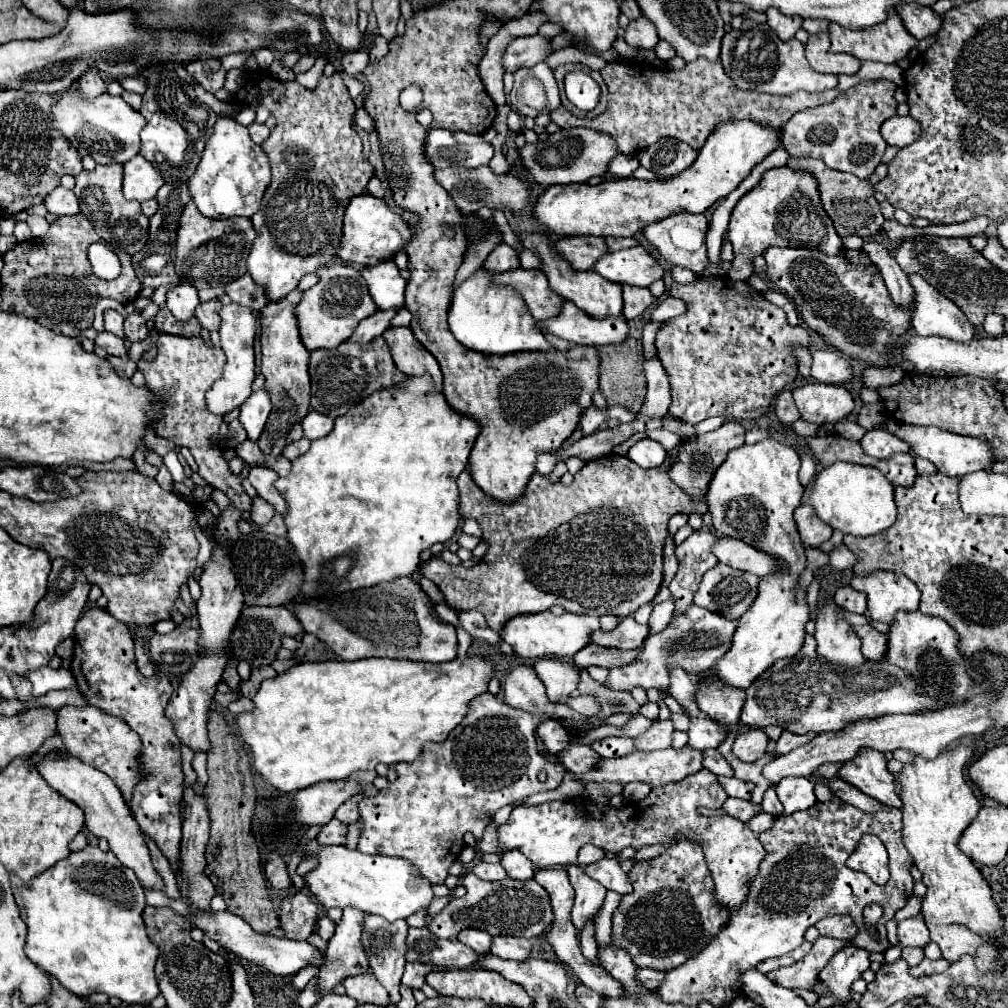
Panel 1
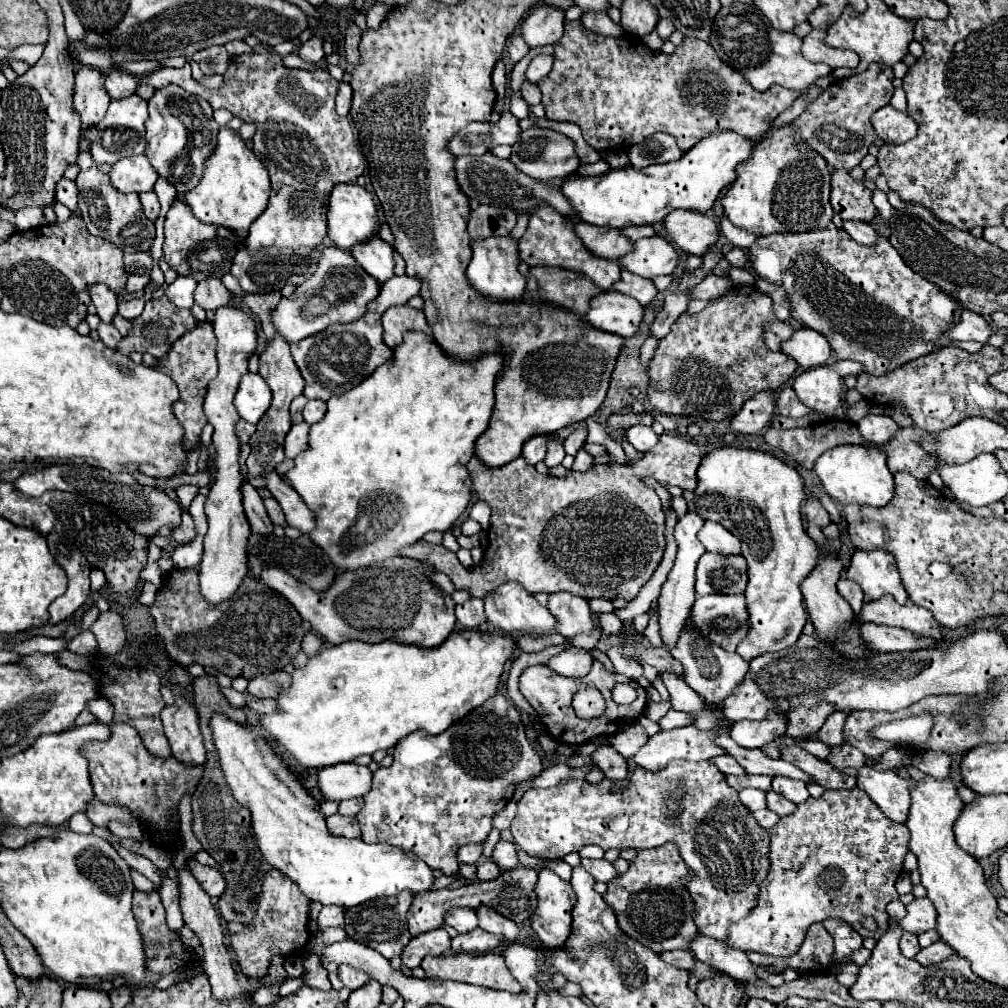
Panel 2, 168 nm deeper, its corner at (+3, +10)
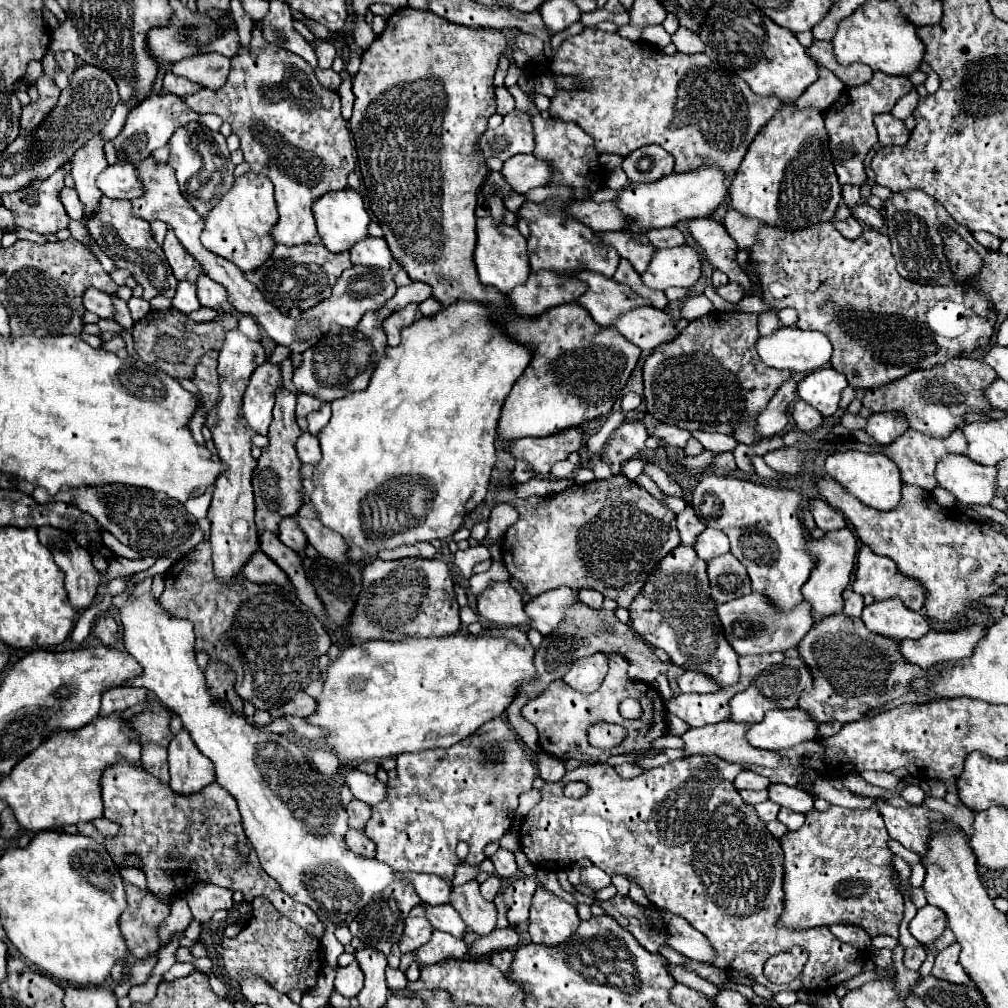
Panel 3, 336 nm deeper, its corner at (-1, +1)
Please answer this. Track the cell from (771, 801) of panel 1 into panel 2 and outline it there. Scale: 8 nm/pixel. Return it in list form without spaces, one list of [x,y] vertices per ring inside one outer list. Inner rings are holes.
[[[772,790],[766,792],[766,802],[768,802],[768,808],[770,808],[772,812],[776,812],[778,816],[788,816],[788,814],[792,814],[794,808],[796,808],[794,802],[786,800],[784,796],[780,796],[780,794],[772,792]]]

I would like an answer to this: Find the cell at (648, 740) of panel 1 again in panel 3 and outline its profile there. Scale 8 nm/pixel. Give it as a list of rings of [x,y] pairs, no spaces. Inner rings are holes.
[[[578,601],[578,605],[574,605],[574,609],[570,609],[570,613],[566,613],[566,621],[562,621],[562,629],[558,629],[558,633],[550,633],[550,637],[544,637],[540,649],[536,651],[536,657],[534,657],[534,665],[536,665],[536,671],[538,671],[538,679],[530,685],[522,685],[520,689],[520,695],[512,701],[512,705],[506,709],[506,717],[508,717],[508,723],[512,725],[512,729],[516,731],[516,735],[520,737],[520,741],[526,743],[526,747],[534,753],[540,751],[538,747],[538,731],[532,723],[528,723],[520,709],[522,705],[536,697],[538,693],[542,693],[546,689],[546,685],[550,685],[554,679],[560,679],[564,677],[568,671],[570,671],[570,665],[576,661],[576,659],[582,659],[582,657],[588,657],[588,655],[594,655],[594,653],[620,653],[628,659],[630,663],[630,677],[636,679],[636,681],[644,681],[644,683],[654,683],[656,677],[660,673],[666,673],[666,679],[668,679],[670,687],[674,690],[673,697],[677,697],[680,694],[679,687],[676,679],[686,673],[684,667],[678,667],[674,665],[672,661],[666,661],[662,663],[654,651],[644,643],[644,639],[640,639],[640,635],[636,631],[632,631],[628,625],[624,625],[622,621],[618,621],[618,617],[614,615],[614,611],[606,611],[606,609],[590,609],[588,605],[582,605]]]

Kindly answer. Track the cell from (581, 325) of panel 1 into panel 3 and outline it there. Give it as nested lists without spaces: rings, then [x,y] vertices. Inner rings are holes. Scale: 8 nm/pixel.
[[[640,307],[624,313],[614,327],[642,351],[654,351],[658,345],[678,337],[676,321],[654,307]]]

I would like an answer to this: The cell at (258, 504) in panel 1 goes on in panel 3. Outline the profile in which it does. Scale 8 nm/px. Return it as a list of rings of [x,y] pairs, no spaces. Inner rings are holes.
[[[284,517],[284,519],[282,519],[282,523],[280,523],[280,535],[278,535],[278,537],[280,537],[280,541],[282,541],[286,547],[294,549],[296,553],[304,551],[306,545],[308,545],[306,535],[302,533],[302,529],[298,527],[298,523],[296,523],[294,517]]]

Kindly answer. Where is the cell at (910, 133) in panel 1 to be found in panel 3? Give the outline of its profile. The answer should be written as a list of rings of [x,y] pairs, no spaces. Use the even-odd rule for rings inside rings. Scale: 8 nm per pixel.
[[[882,113],[874,117],[876,129],[878,129],[878,141],[886,145],[906,145],[910,131],[904,127],[904,121],[896,119],[890,113]]]

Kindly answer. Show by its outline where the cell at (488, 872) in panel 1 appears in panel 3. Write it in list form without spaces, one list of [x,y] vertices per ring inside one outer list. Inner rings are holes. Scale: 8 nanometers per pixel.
[[[492,875],[490,879],[486,879],[480,885],[480,891],[482,891],[482,897],[486,897],[486,901],[492,901],[500,893],[500,879],[496,875]]]

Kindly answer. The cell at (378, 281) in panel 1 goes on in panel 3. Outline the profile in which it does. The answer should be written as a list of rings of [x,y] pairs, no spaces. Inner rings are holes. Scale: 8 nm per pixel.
[[[364,237],[350,249],[350,257],[354,265],[368,265],[368,267],[390,267],[392,253],[384,239],[378,237]]]

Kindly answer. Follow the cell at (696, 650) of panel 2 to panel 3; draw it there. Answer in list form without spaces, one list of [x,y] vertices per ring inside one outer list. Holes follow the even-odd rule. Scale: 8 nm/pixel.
[[[678,545],[658,563],[628,613],[634,631],[652,647],[664,649],[676,665],[702,671],[716,679],[720,687],[730,687],[738,681],[738,653],[722,633],[716,601],[710,597],[706,561],[696,555],[692,545]]]

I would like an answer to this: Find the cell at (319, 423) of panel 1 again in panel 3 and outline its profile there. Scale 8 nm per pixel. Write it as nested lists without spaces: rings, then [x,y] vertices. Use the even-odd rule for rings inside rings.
[[[326,403],[322,409],[314,411],[308,415],[308,427],[310,427],[310,433],[316,435],[322,427],[326,427],[326,423],[330,421],[330,405]]]

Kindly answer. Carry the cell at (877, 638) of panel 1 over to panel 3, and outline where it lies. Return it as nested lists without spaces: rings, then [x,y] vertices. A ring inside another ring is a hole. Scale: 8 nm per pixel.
[[[968,625],[956,631],[932,631],[920,639],[904,639],[900,643],[902,655],[916,665],[928,669],[930,665],[942,661],[958,661],[970,657],[974,653],[978,641],[986,637],[986,627],[982,625]]]

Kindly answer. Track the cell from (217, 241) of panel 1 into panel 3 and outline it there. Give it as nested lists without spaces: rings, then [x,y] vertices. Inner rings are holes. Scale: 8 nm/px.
[[[168,229],[168,233],[166,233],[162,249],[164,249],[164,255],[166,255],[170,267],[172,267],[174,277],[178,281],[190,281],[190,283],[194,283],[196,277],[202,273],[202,267],[196,263],[194,257],[190,257],[186,253],[186,249],[176,239],[176,235],[174,235],[172,229]]]

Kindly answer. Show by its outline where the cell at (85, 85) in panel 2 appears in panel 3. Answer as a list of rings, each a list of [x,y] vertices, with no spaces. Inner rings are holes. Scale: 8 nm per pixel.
[[[94,135],[82,149],[78,149],[70,161],[72,167],[72,177],[76,183],[76,191],[78,197],[84,205],[84,219],[88,219],[90,215],[96,213],[98,205],[100,205],[100,189],[96,187],[96,177],[98,173],[102,173],[108,163],[104,157],[104,149],[102,149],[102,141],[100,135]]]

